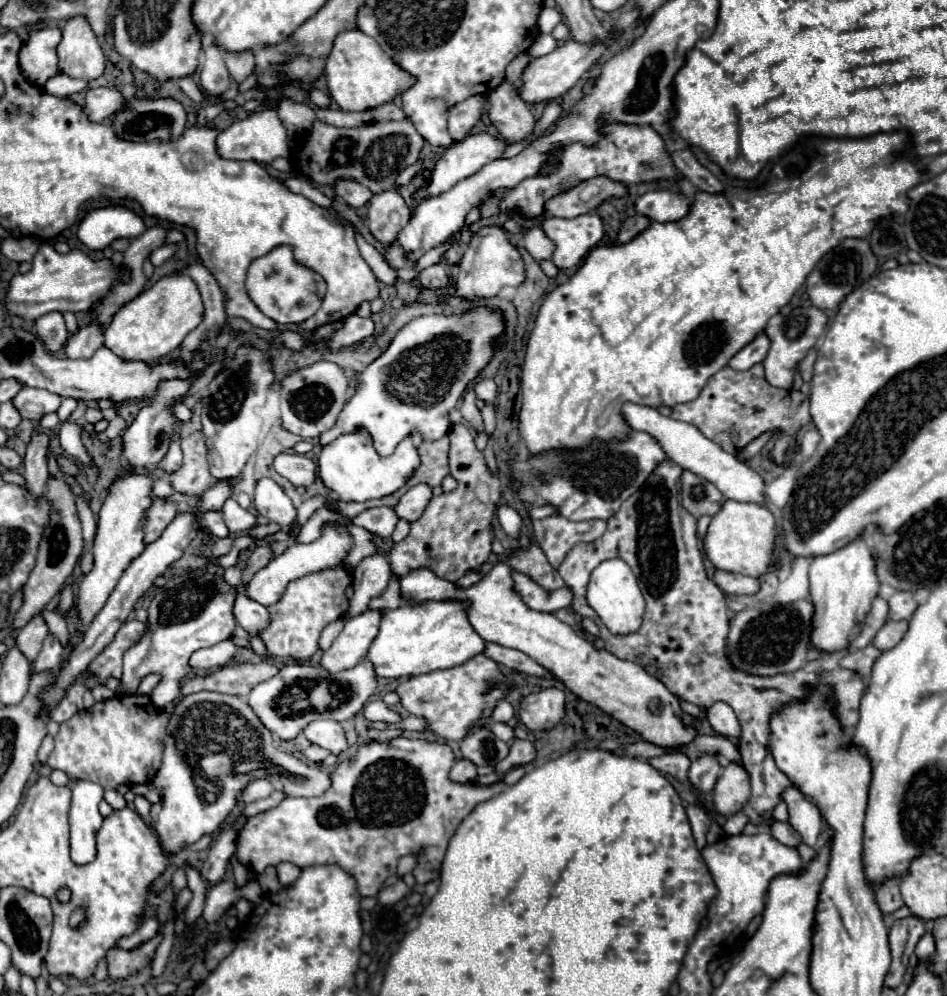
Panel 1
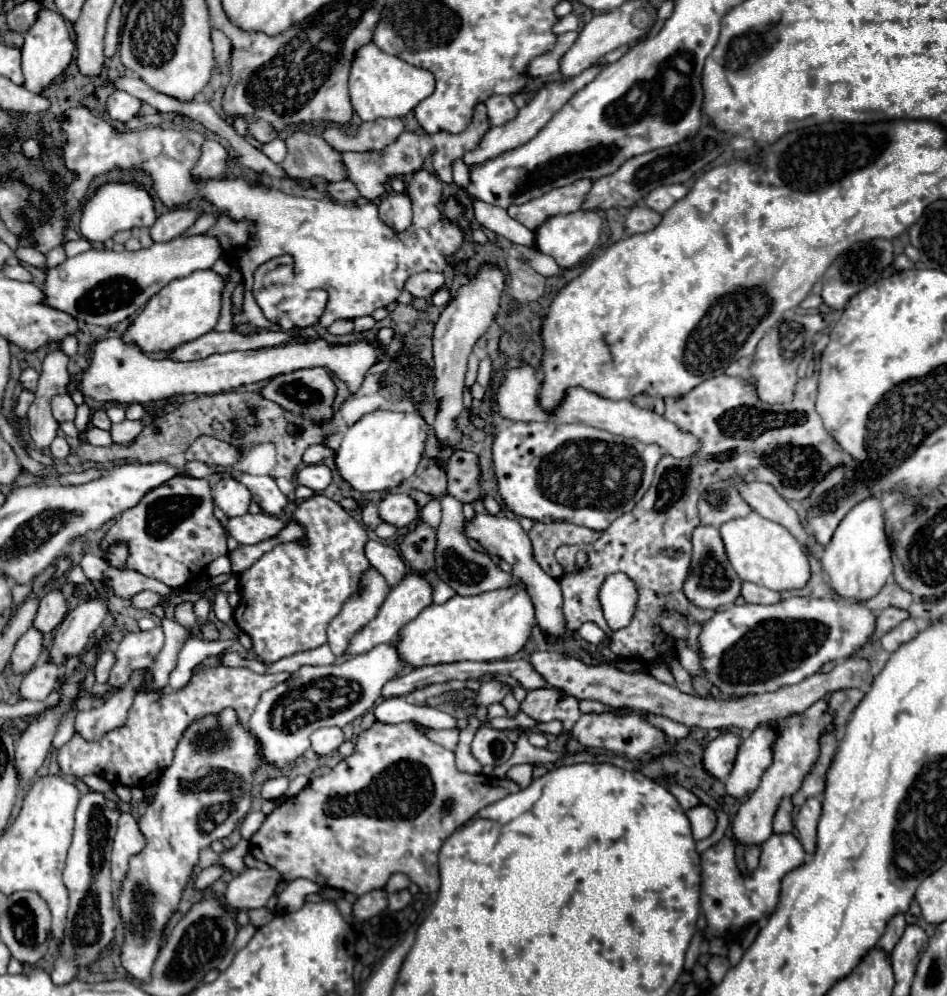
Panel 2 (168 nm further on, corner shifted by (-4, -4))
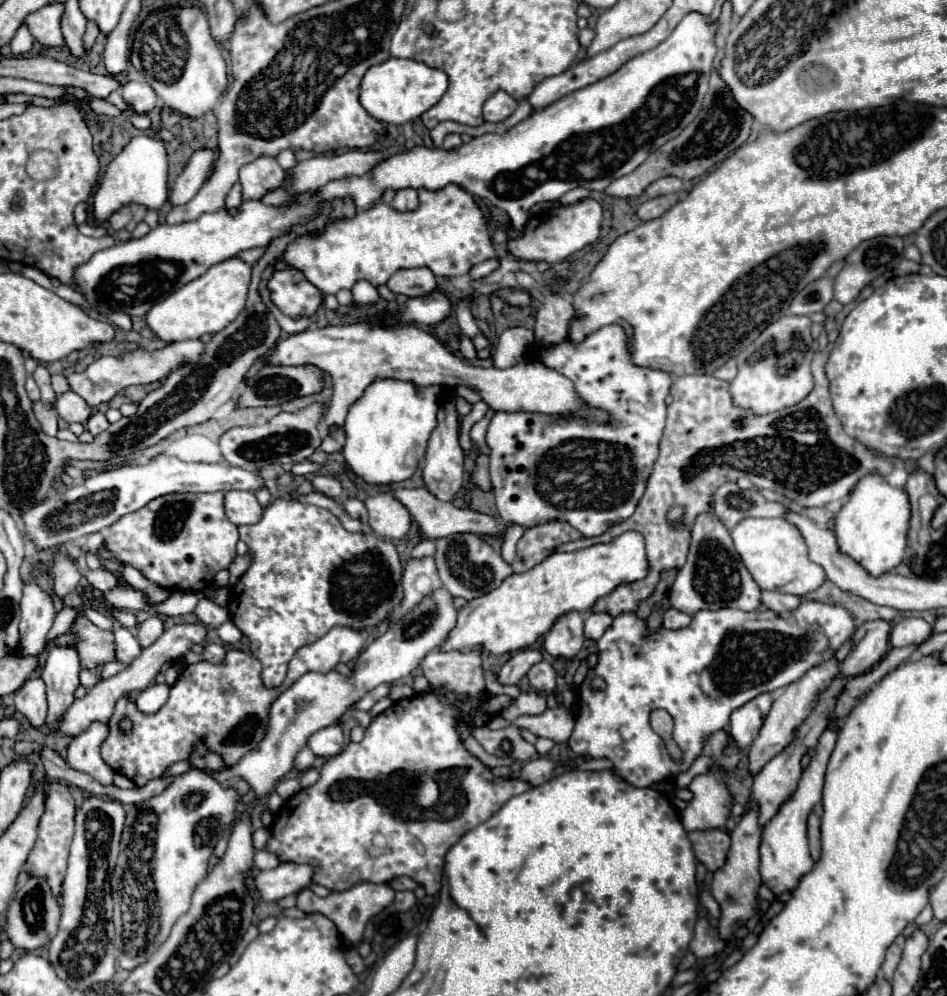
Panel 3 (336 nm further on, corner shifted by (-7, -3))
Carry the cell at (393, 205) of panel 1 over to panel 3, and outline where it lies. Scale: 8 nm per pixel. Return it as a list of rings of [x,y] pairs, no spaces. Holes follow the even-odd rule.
[[[403,188],[403,190],[397,190],[397,194],[389,206],[397,212],[411,212],[417,208],[417,204],[419,204],[417,192],[413,188]]]

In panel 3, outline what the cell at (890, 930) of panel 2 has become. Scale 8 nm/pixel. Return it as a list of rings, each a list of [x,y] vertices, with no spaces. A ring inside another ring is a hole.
[[[897,936],[895,942],[887,948],[887,954],[885,954],[885,960],[883,960],[883,966],[881,966],[881,972],[887,980],[893,978],[893,972],[901,960],[901,952],[903,952],[903,944],[905,944],[905,936]]]

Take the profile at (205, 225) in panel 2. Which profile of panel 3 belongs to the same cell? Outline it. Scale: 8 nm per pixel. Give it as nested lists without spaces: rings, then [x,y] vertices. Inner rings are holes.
[[[237,182],[237,184],[233,184],[231,192],[227,194],[227,200],[225,200],[225,208],[227,208],[227,210],[233,210],[233,208],[237,208],[239,204],[241,204],[241,184]]]

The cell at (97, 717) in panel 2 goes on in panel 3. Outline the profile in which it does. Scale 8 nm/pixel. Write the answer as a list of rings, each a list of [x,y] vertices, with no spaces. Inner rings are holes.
[[[95,722],[85,732],[75,736],[69,744],[67,764],[75,770],[91,774],[101,784],[113,784],[115,772],[101,760],[99,746],[107,738],[107,724]]]

